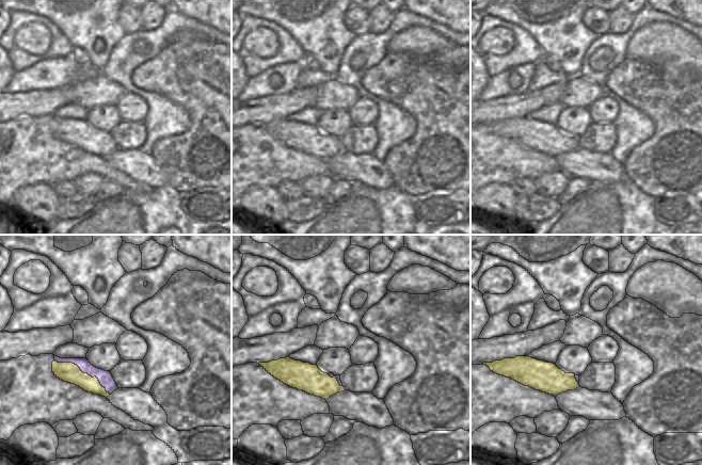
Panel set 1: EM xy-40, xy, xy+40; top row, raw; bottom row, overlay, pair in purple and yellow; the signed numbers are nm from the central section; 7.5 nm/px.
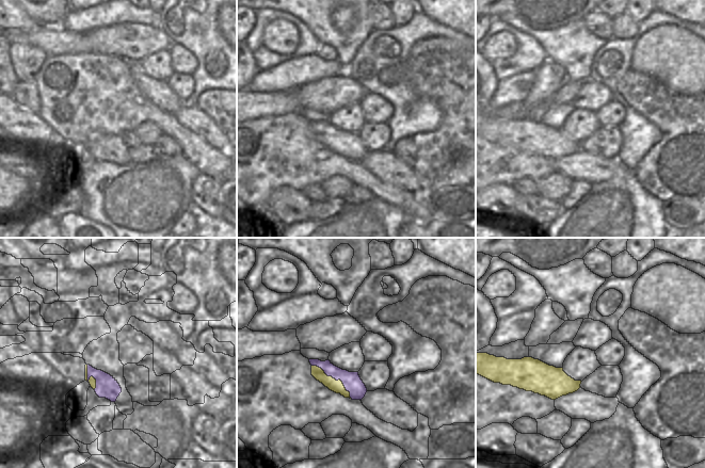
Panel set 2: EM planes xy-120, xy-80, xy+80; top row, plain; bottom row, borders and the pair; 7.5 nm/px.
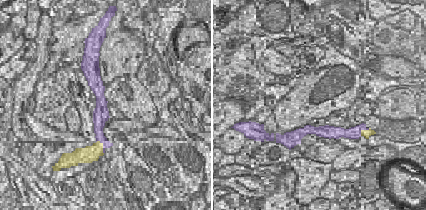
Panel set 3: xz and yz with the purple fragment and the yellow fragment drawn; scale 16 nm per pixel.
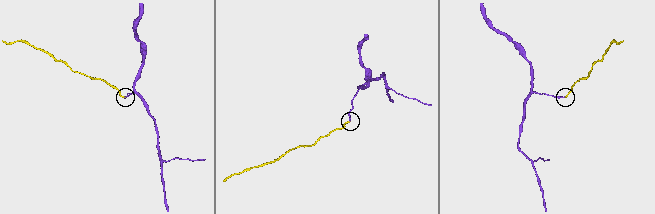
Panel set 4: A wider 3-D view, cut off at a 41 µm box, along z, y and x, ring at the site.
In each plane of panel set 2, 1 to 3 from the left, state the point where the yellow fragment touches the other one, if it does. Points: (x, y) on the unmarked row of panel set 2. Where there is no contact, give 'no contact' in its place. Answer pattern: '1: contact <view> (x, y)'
1: contact xy-120 (91, 136)
2: contact xy-80 (335, 140)
3: no contact

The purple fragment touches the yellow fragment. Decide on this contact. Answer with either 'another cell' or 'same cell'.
another cell

